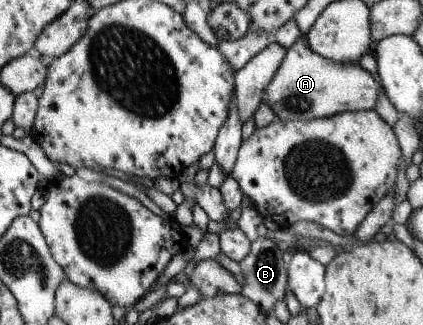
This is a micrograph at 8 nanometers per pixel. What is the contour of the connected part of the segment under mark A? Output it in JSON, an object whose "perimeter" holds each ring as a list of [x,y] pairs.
{"perimeter":[[[301,35],[286,50],[275,76],[264,88],[261,101],[264,100],[271,107],[276,118],[281,120],[309,120],[321,117],[330,117],[342,112],[363,112],[374,110],[377,92],[381,89],[381,83],[359,64],[334,63],[311,51],[303,43]]]}

